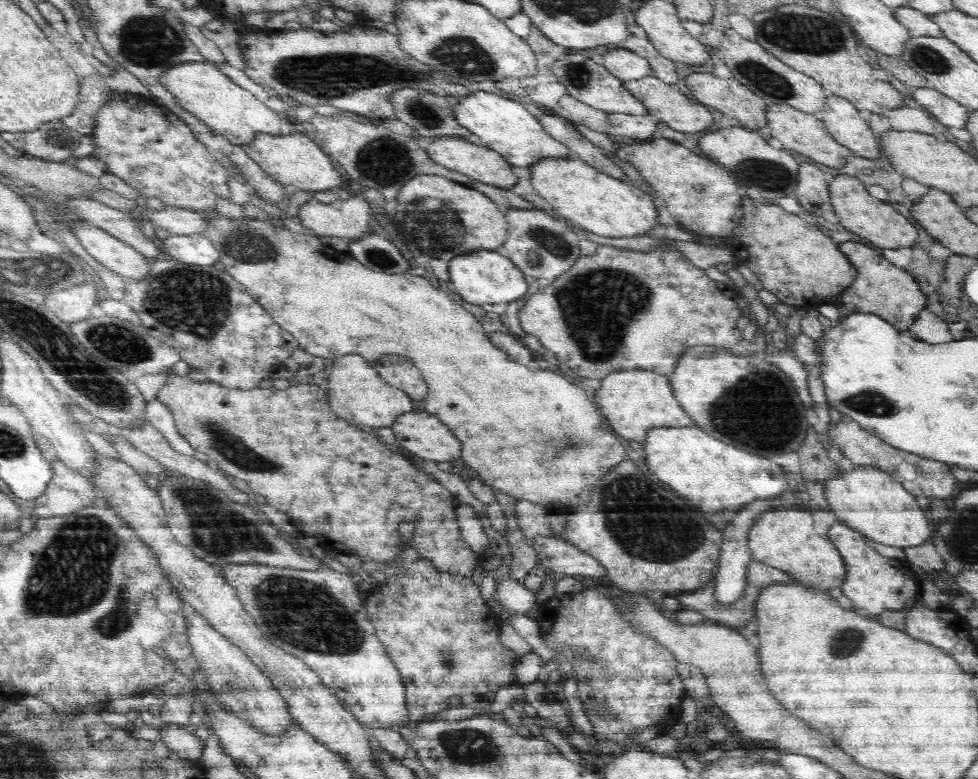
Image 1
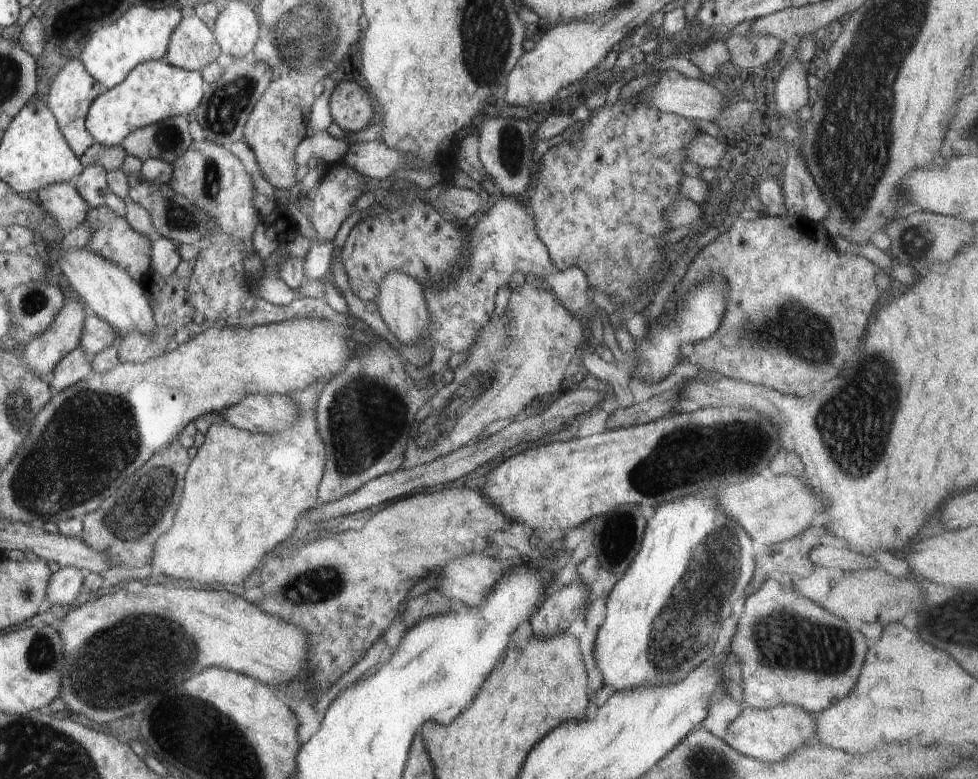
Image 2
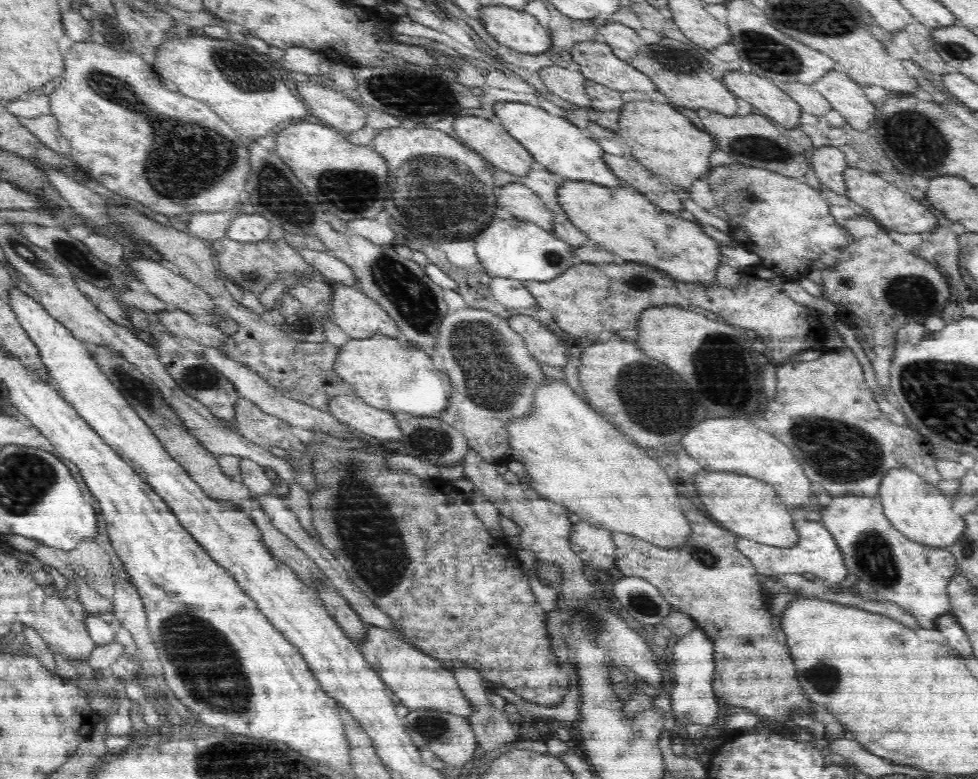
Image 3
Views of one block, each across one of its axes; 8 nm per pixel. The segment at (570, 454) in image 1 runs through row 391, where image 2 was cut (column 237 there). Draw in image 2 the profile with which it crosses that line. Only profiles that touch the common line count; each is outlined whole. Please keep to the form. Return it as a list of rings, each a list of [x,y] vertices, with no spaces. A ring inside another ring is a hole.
[[[318,382],[318,384],[313,383],[309,385],[306,389],[293,391],[289,397],[297,407],[297,420],[284,432],[281,431],[276,434],[268,433],[266,440],[260,440],[260,442],[258,442],[258,438],[244,438],[248,432],[228,425],[225,422],[212,424],[208,428],[208,431],[204,434],[206,437],[204,438],[204,444],[198,448],[196,456],[194,456],[194,459],[189,463],[185,477],[186,484],[184,484],[183,487],[178,511],[174,516],[173,526],[170,528],[170,532],[166,532],[166,534],[156,542],[154,557],[151,561],[155,573],[158,572],[168,574],[168,576],[176,576],[176,578],[182,578],[182,580],[196,580],[196,582],[202,582],[202,584],[216,584],[216,582],[220,582],[220,584],[238,584],[238,582],[244,582],[246,576],[248,576],[254,568],[258,568],[262,556],[264,556],[266,552],[271,552],[272,548],[274,548],[278,542],[282,542],[282,540],[292,532],[294,526],[288,526],[288,524],[294,524],[294,520],[298,520],[304,512],[318,506],[319,496],[317,489],[324,475],[327,456],[325,444],[317,430],[315,412],[312,411],[316,397],[319,396],[317,391],[319,391],[320,388],[321,383]]]

